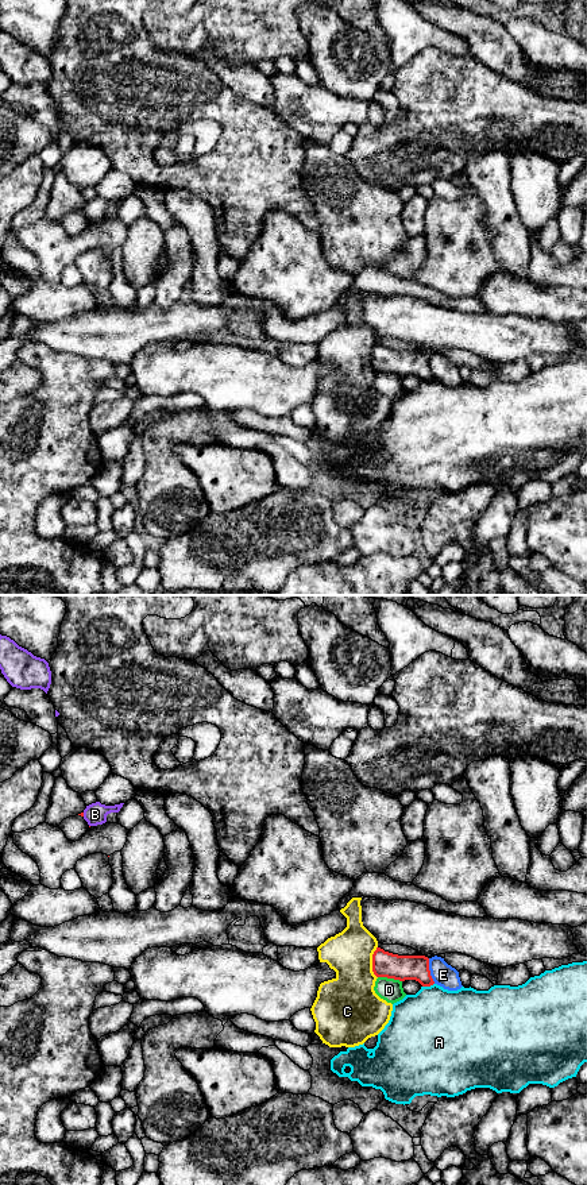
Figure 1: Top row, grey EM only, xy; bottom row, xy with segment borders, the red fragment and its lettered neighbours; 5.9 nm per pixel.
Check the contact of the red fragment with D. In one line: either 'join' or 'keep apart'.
join

